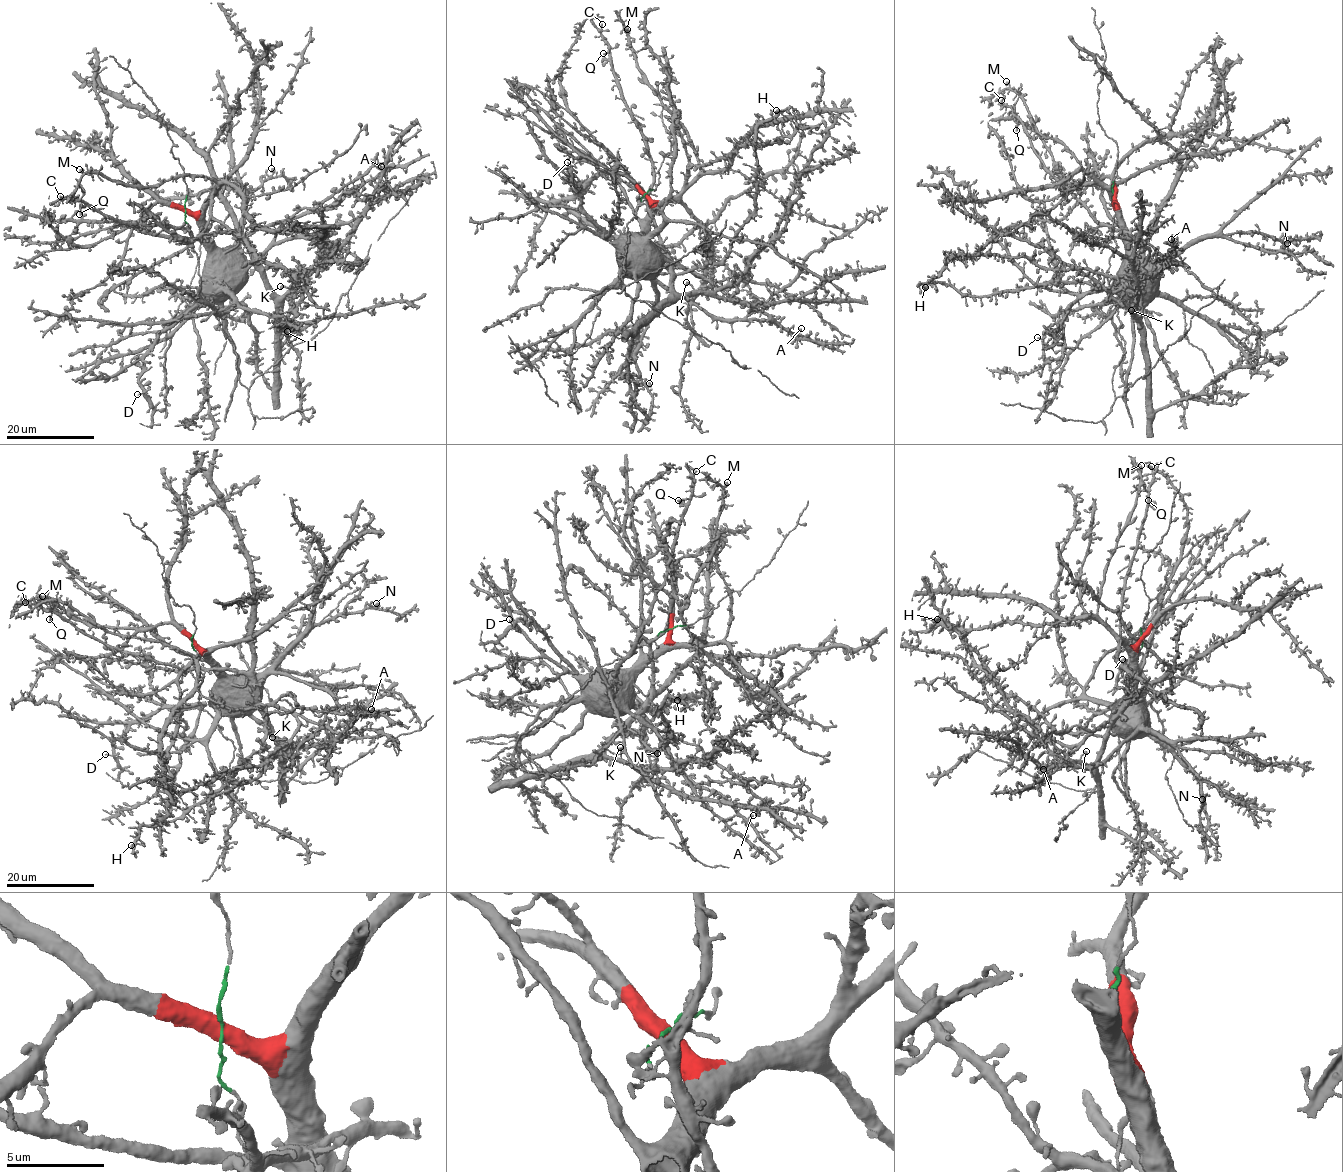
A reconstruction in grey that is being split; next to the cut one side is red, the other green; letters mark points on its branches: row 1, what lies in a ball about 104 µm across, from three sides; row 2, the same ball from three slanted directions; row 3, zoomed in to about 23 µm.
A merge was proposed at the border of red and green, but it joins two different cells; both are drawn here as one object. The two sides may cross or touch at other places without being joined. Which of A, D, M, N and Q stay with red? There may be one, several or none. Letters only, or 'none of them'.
A, D, M, N

